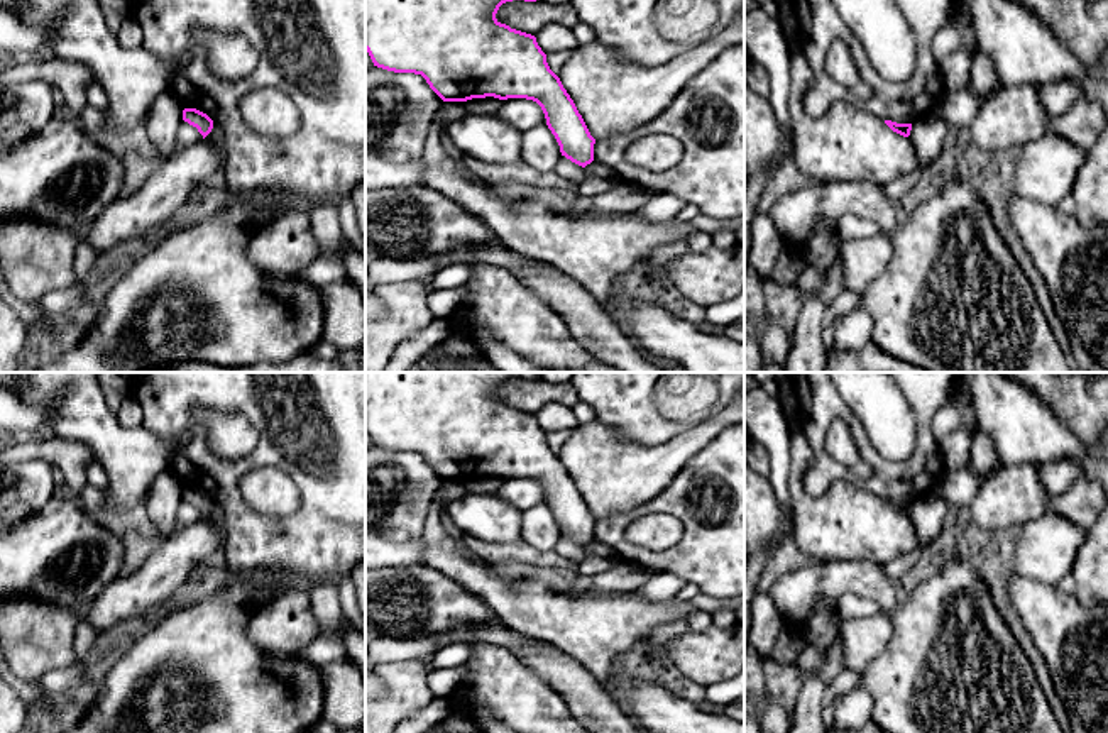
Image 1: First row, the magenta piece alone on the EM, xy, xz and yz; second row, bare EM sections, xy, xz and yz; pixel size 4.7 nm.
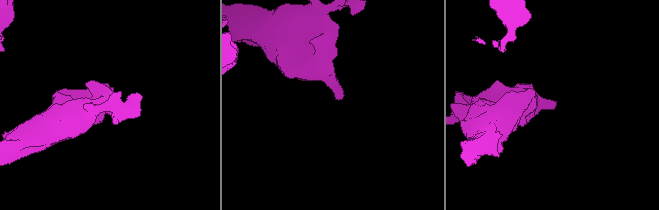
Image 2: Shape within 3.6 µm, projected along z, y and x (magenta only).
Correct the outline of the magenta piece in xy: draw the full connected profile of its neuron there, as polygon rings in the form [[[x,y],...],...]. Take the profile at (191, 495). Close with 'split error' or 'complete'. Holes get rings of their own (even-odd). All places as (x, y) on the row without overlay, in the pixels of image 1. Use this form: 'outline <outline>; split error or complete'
outline [[[184,488],[183,499],[188,501],[189,504],[196,506],[198,511],[203,515],[203,518],[213,508],[213,499],[206,493],[200,491],[196,488]]]; complete

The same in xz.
outline [[[365,372],[365,430],[374,445],[421,454],[443,481],[494,476],[536,481],[562,535],[585,547],[594,540],[590,515],[536,416],[496,398],[506,381],[536,381],[541,372]]]; complete

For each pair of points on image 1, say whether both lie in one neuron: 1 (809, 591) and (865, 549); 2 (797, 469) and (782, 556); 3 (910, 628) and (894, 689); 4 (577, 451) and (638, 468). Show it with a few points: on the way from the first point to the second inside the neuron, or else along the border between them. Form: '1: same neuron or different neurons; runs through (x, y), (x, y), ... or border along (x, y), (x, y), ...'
1: different neurons; border along (817, 561), (870, 561), (882, 566)
2: different neurons; border along (792, 539), (807, 559)
3: same neuron; runs through (910, 644), (909, 674)
4: same neuron; runs through (592, 454), (608, 468), (623, 468)

